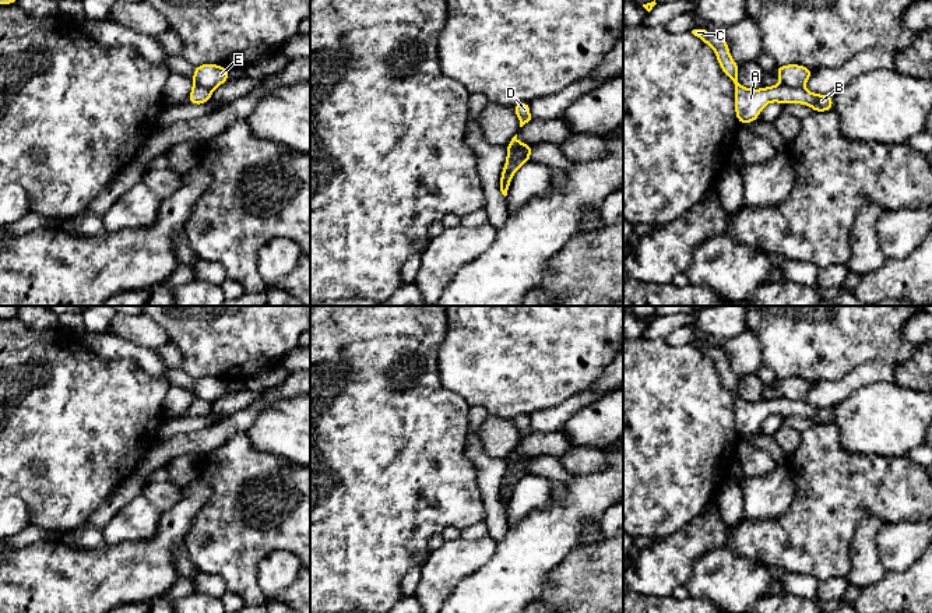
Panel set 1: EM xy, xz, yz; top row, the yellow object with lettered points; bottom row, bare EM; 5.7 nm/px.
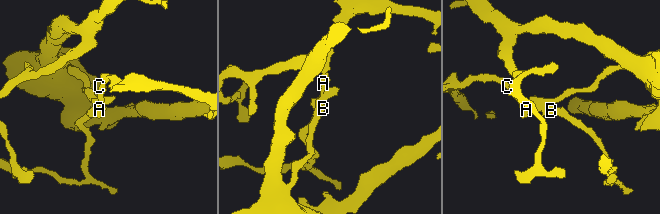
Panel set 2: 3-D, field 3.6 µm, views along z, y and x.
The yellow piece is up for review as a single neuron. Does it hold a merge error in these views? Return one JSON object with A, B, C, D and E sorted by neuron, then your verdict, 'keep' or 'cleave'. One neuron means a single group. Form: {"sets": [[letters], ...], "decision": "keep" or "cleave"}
{"sets": [["A", "B", "C", "D"], ["E"]], "decision": "cleave"}

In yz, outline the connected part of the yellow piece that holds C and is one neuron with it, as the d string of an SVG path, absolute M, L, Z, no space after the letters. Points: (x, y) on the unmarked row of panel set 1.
M693 342L692 346L700 350L715 364L721 383L732 392L735 402L735 426L739 437L749 437L759 431L762 422L769 415L803 416L813 424L829 424L833 422L833 406L817 408L802 401L791 401L787 398L764 399L763 402L748 402L738 395L738 381L724 349L711 346L706 342Z

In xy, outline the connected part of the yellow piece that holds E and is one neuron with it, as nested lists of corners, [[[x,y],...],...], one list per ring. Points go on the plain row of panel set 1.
[[[201,377],[194,380],[193,397],[207,402],[215,402],[218,398],[226,395],[229,391],[229,381],[218,377]]]

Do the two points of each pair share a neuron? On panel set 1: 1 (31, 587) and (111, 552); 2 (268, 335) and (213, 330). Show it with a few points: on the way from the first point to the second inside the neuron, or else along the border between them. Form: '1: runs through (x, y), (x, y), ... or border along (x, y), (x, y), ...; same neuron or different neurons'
1: runs through (51, 587), (76, 587), (91, 571); same neuron
2: runs through (255, 330), (227, 330); same neuron

